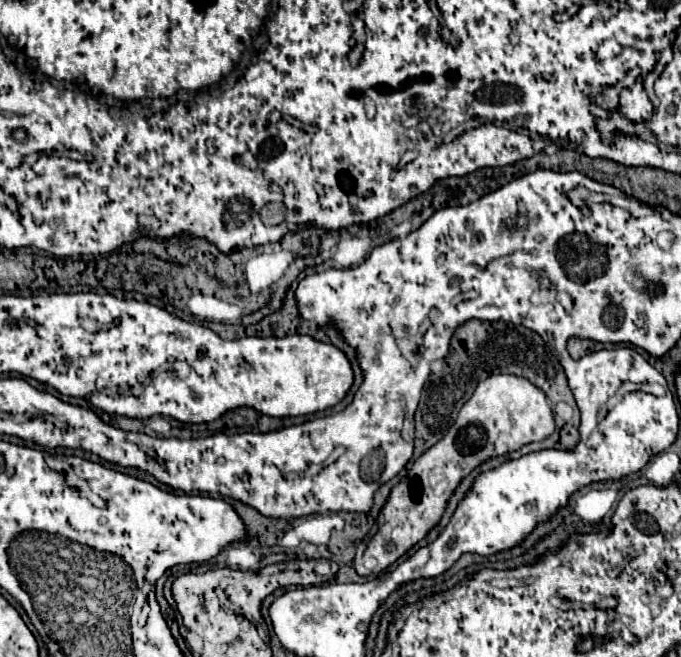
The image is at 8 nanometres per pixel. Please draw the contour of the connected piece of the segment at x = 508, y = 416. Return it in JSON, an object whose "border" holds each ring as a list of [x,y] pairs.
{"border":[[[490,376],[482,384],[478,384],[478,392],[462,406],[456,424],[450,432],[430,448],[430,452],[422,454],[406,480],[392,488],[390,498],[380,512],[378,530],[366,542],[360,544],[356,558],[356,570],[362,576],[386,572],[398,558],[402,558],[412,546],[428,536],[428,532],[442,520],[450,494],[456,492],[460,482],[478,466],[488,462],[490,458],[498,458],[510,452],[520,450],[530,442],[540,442],[554,434],[554,414],[542,392],[534,388],[528,380],[518,376]]]}

